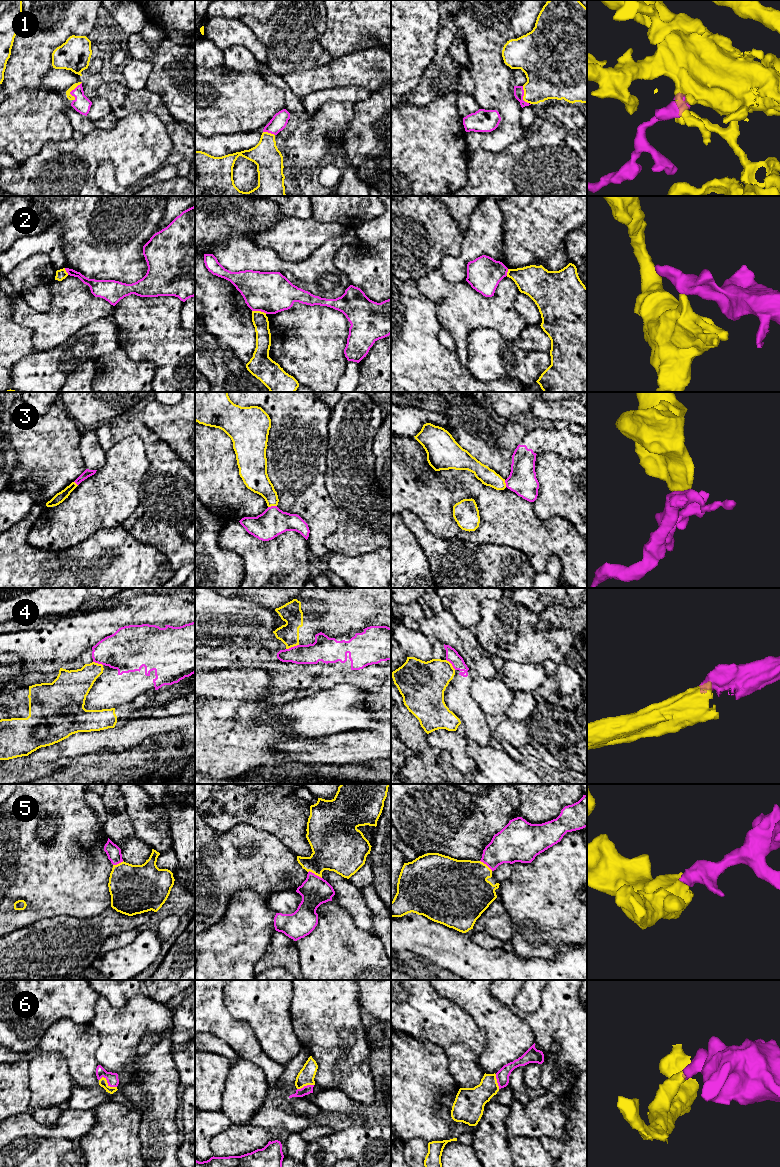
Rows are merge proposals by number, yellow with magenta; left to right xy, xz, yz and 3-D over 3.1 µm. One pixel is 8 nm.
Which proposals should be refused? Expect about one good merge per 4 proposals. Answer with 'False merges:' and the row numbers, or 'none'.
False merges: 2, 3, 4

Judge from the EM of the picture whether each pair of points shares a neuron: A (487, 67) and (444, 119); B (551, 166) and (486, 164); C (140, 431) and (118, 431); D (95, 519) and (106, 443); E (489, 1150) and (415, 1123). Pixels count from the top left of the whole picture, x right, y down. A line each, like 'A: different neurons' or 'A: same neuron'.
A: different neurons
B: same neuron
C: same neuron
D: different neurons
E: different neurons

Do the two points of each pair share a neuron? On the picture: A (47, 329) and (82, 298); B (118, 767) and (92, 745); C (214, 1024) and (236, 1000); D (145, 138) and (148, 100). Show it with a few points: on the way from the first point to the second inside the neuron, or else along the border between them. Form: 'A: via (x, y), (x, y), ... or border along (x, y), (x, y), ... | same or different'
A: via (56, 324), (73, 307) | same
B: border along (126, 749), (103, 752) | different
C: border along (222, 990), (228, 1012), (247, 1022) | different
D: border along (124, 116), (144, 110), (153, 113), (165, 126) | different

